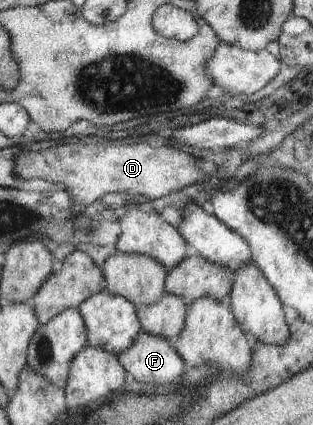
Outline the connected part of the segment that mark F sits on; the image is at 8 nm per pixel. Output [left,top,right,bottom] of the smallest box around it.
[117,330,184,392]

